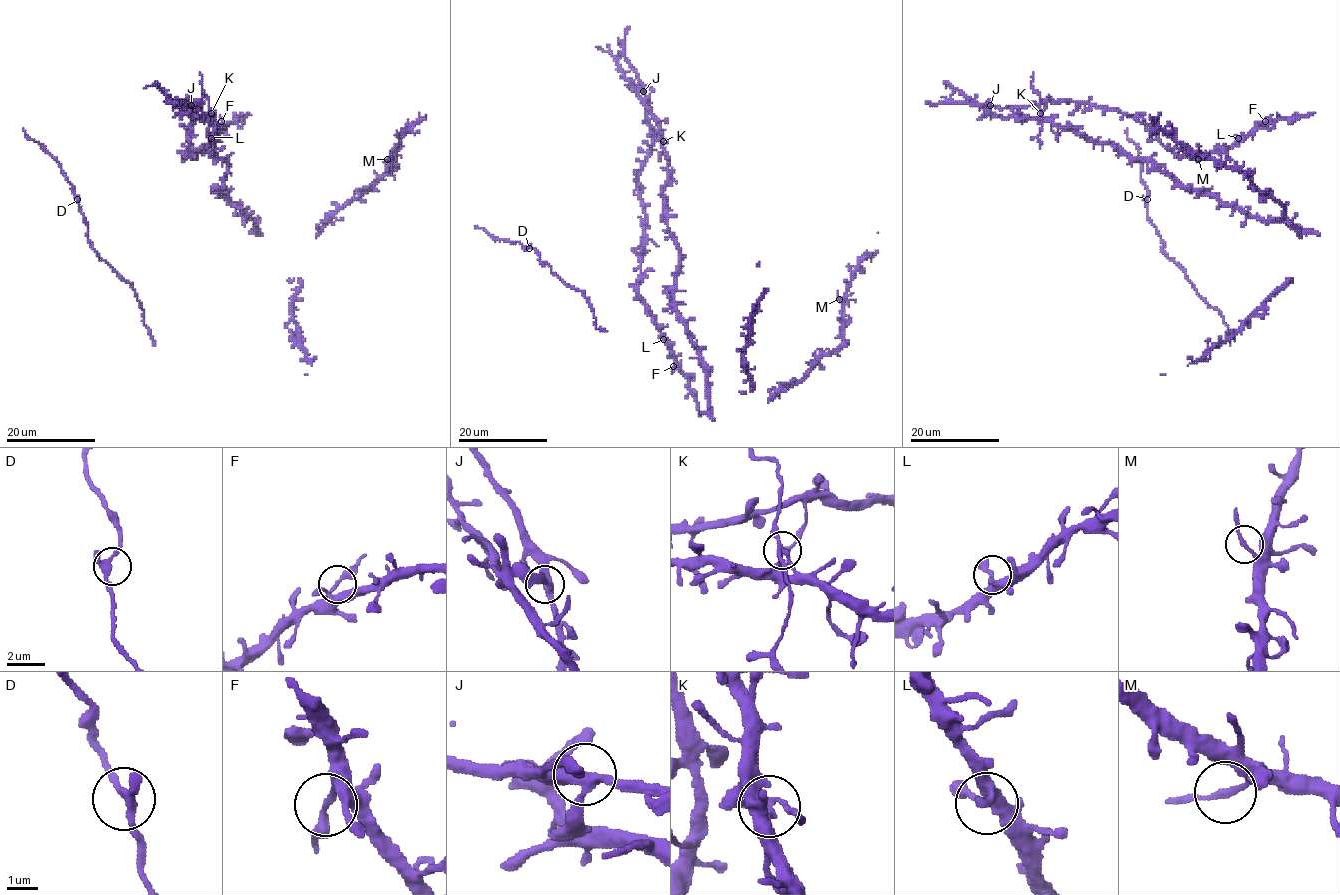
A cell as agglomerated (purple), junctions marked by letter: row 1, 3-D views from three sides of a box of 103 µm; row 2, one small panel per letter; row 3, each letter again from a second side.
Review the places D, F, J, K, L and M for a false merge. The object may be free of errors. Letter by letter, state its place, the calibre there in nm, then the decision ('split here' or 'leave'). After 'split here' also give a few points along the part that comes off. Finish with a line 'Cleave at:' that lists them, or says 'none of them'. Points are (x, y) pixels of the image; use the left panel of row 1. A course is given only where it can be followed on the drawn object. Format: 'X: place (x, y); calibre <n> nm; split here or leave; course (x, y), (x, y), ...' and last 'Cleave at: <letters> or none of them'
D: place (77, 199); calibre 240 nm; leave
F: place (221, 121); calibre 200 nm; leave
J: place (191, 105); calibre 320 nm; leave
K: place (211, 113); calibre 170 nm; split here; course (210, 113), (200, 73)
L: place (211, 138); calibre 220 nm; leave
M: place (387, 159); calibre 190 nm; leave
Cleave at: K

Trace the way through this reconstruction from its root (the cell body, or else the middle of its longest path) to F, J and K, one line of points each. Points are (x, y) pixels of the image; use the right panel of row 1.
F: (1053, 124), (993, 115), (990, 109), (1092, 103), (1134, 115), (1164, 145), (1192, 157), (1226, 149), (1265, 121)
J: (1053, 124), (1034, 117), (993, 115), (990, 105)
K: (1053, 124), (1040, 113)

